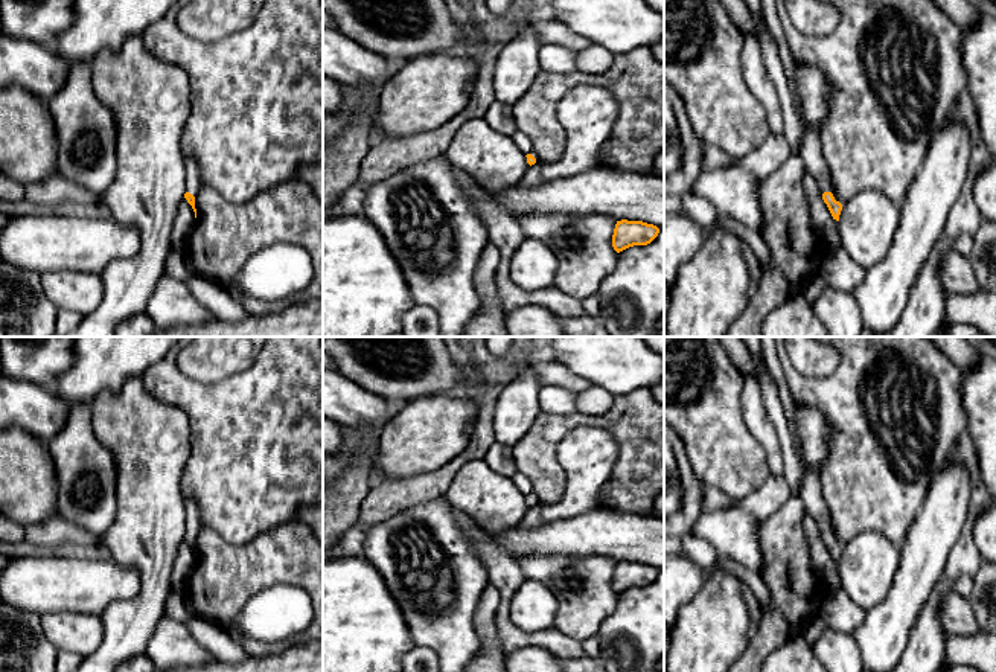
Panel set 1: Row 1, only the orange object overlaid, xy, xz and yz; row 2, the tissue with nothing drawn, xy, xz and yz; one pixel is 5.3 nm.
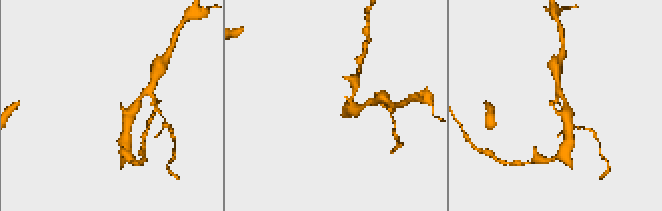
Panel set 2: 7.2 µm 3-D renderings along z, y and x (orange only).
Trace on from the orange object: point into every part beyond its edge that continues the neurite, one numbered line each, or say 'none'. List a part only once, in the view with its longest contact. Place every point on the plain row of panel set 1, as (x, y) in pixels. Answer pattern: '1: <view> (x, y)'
1: yz (810, 494)

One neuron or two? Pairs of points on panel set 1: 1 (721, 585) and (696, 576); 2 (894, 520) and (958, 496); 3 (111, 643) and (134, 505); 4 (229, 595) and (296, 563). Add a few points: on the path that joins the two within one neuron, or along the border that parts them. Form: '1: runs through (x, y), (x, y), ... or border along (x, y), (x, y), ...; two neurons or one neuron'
1: border along (705, 575), (701, 588), (681, 607); two neurons
2: border along (934, 477), (903, 543); two neurons
3: runs through (146, 608), (153, 596), (153, 550), (148, 540); one neuron
4: runs through (245, 578), (262, 563), (279, 563); one neuron

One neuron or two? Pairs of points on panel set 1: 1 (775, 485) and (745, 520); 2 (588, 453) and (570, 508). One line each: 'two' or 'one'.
1: one
2: one

